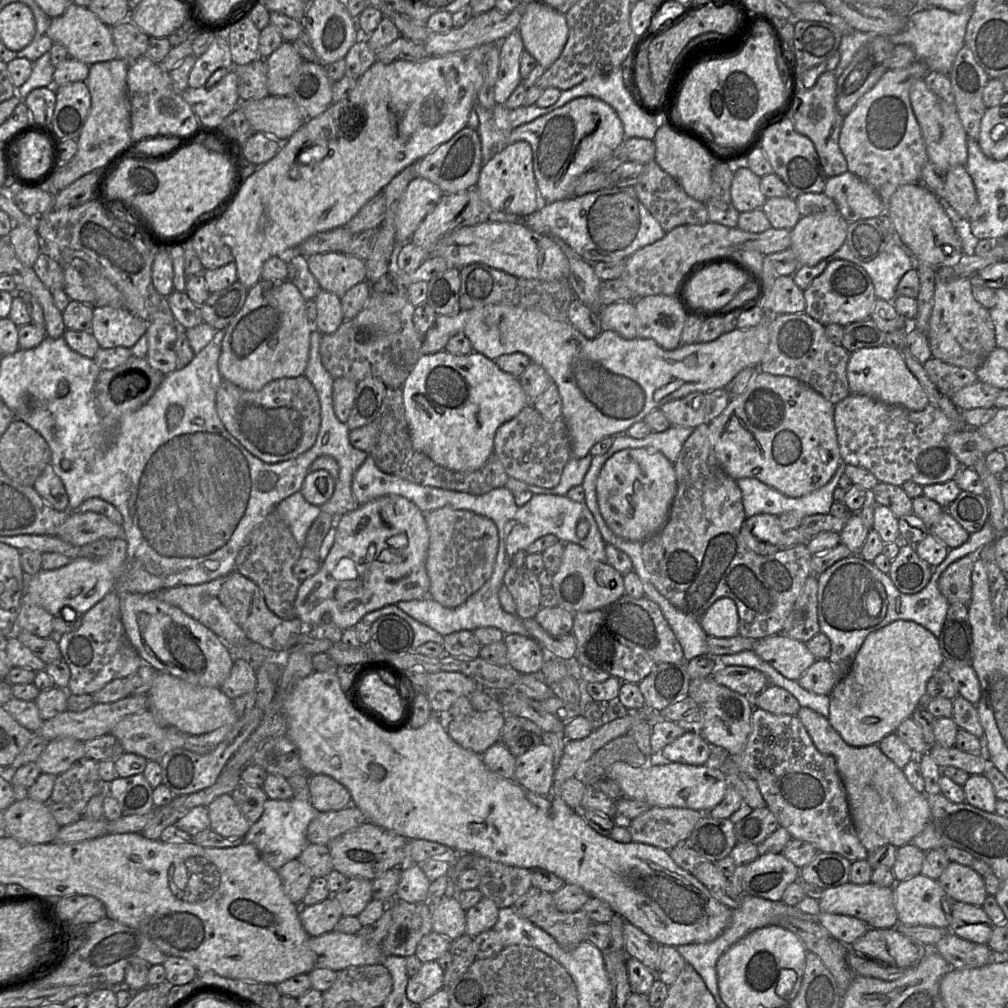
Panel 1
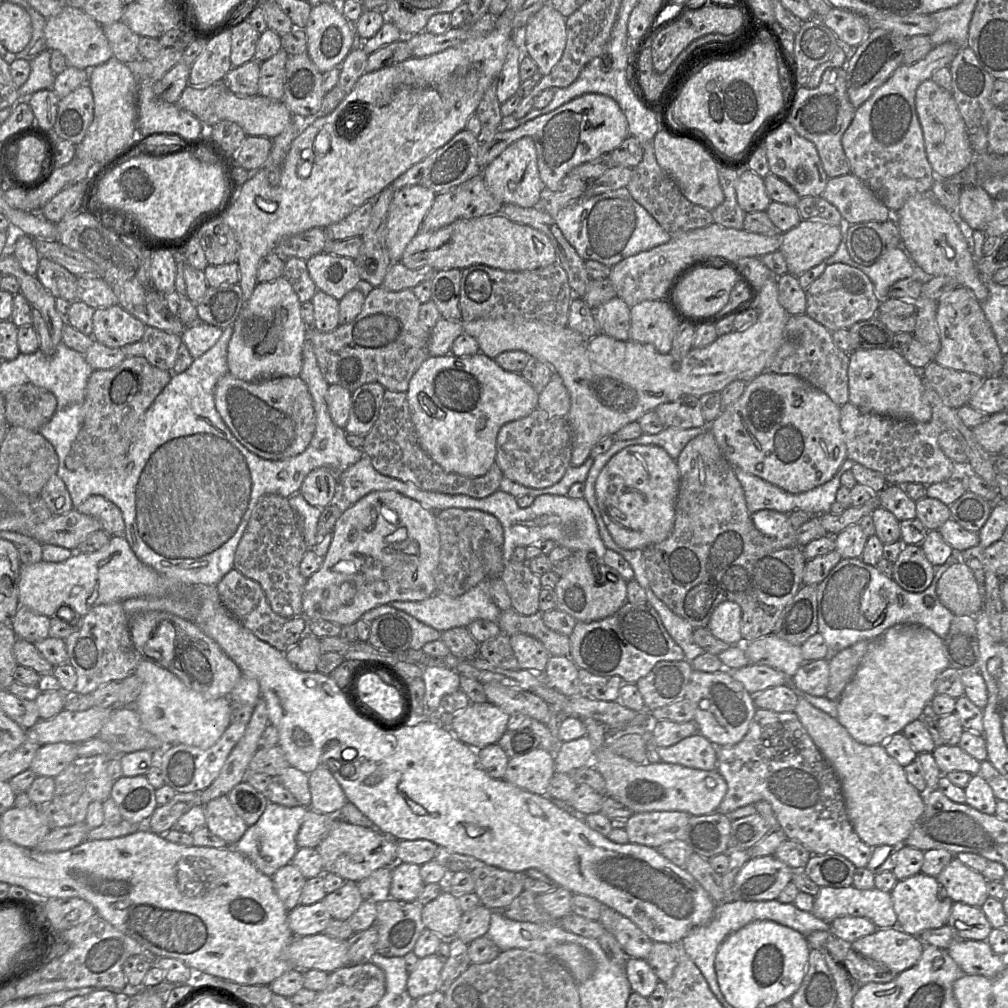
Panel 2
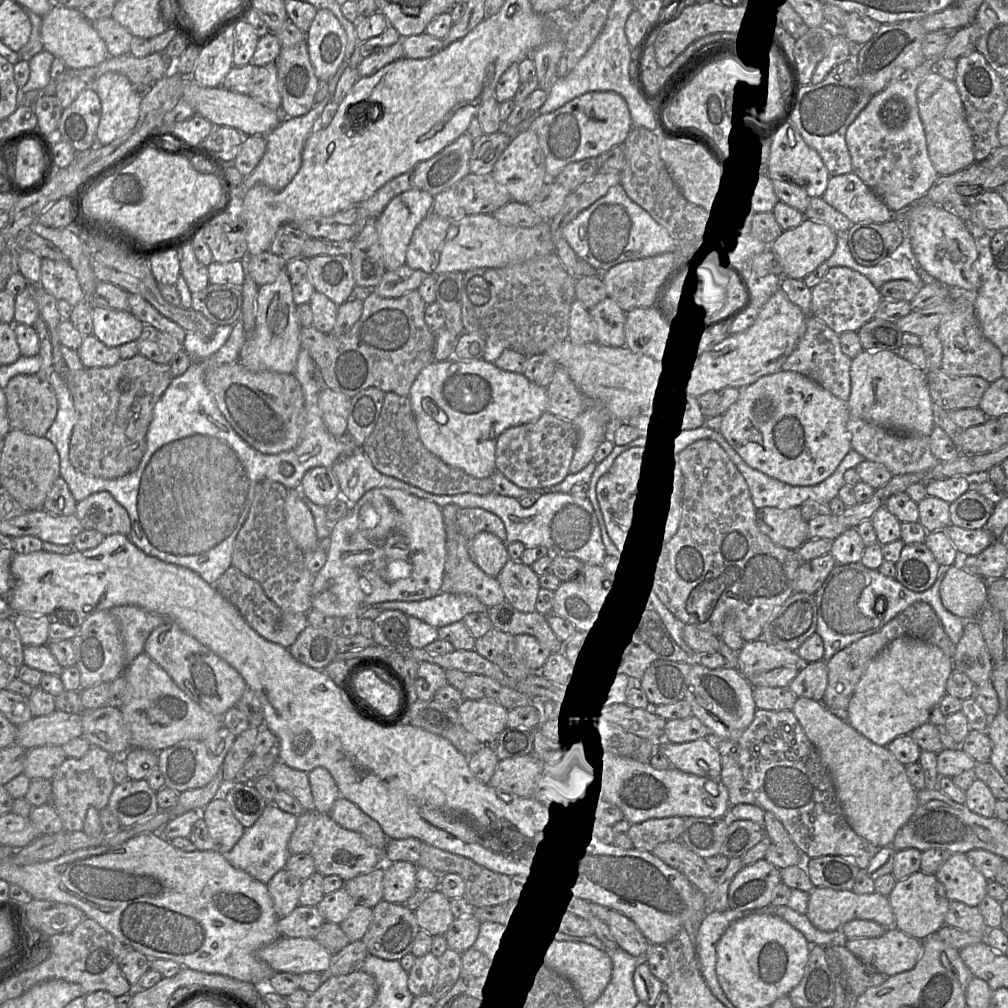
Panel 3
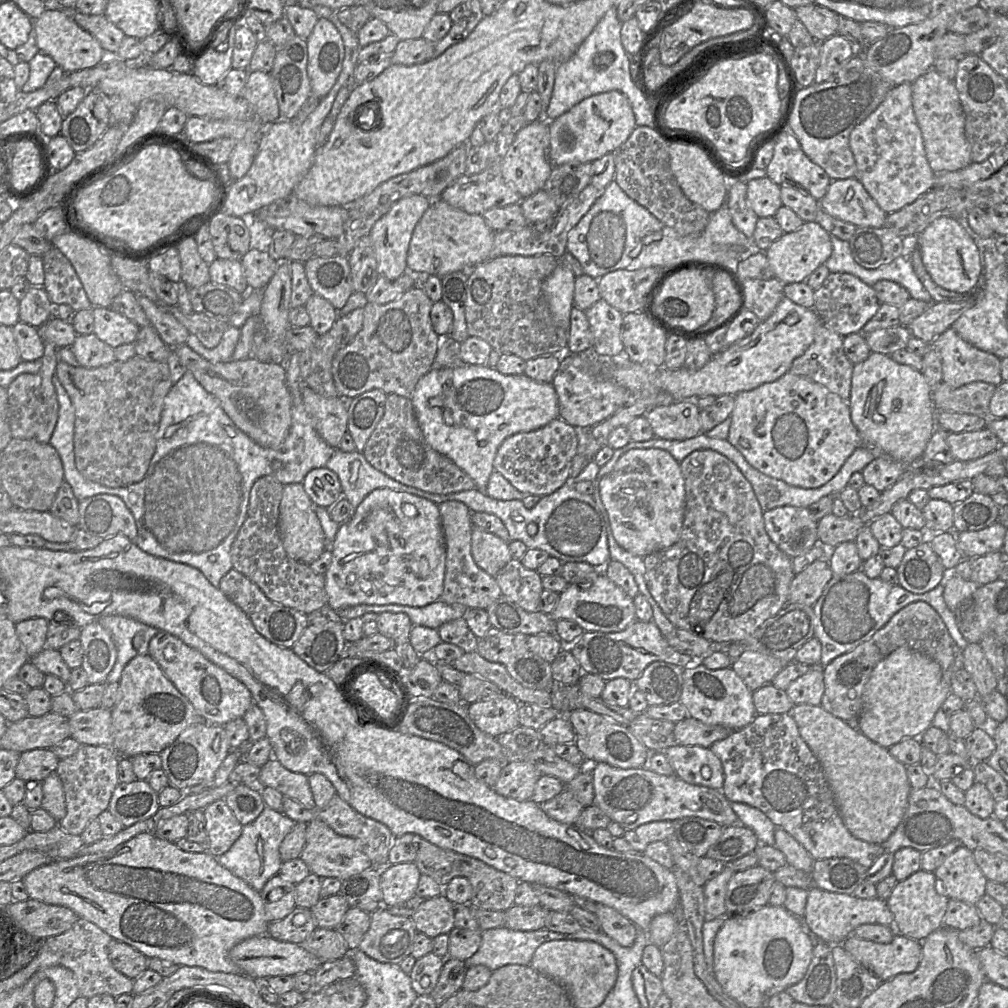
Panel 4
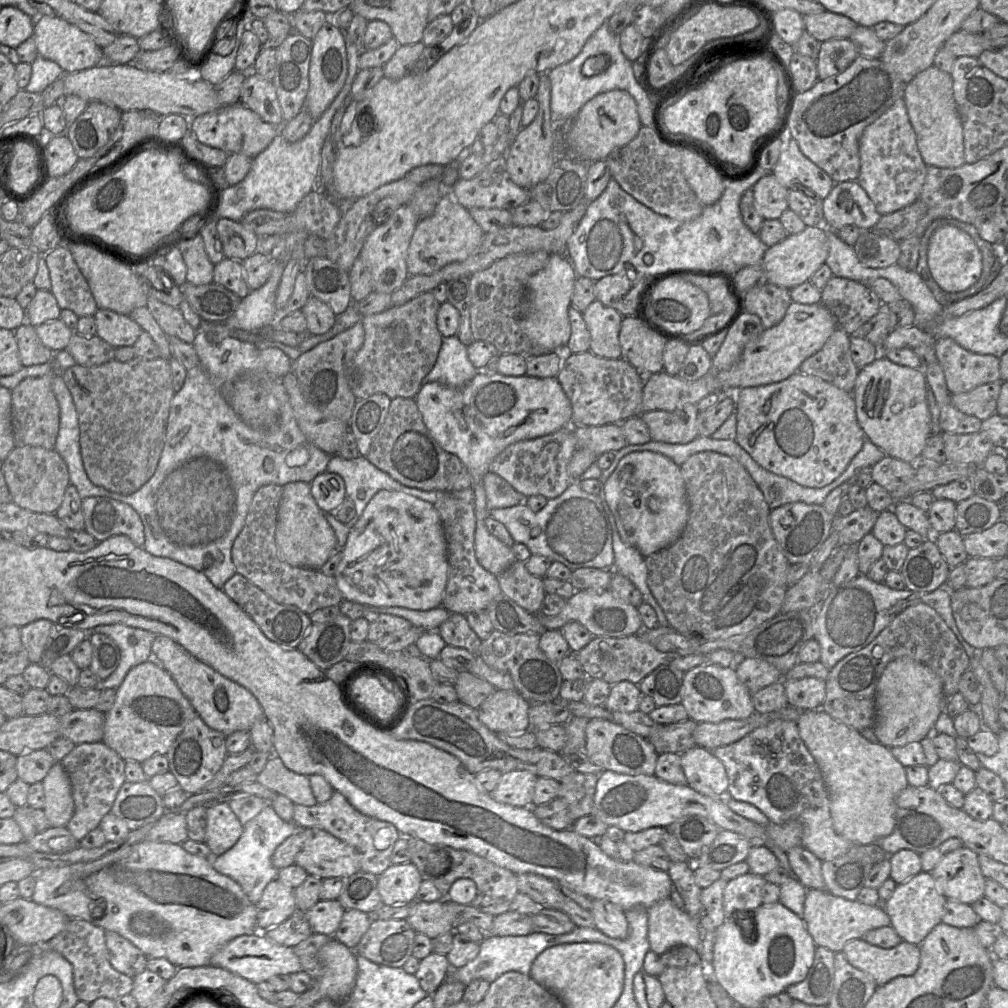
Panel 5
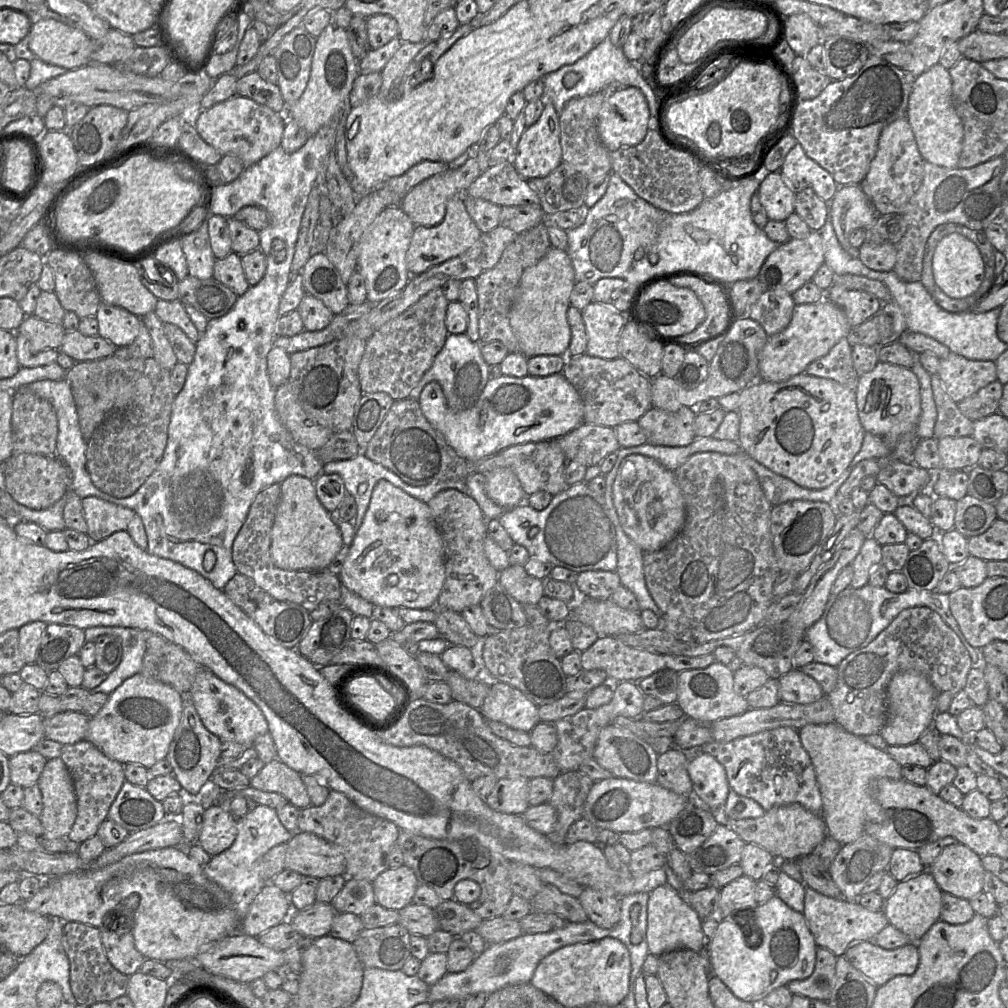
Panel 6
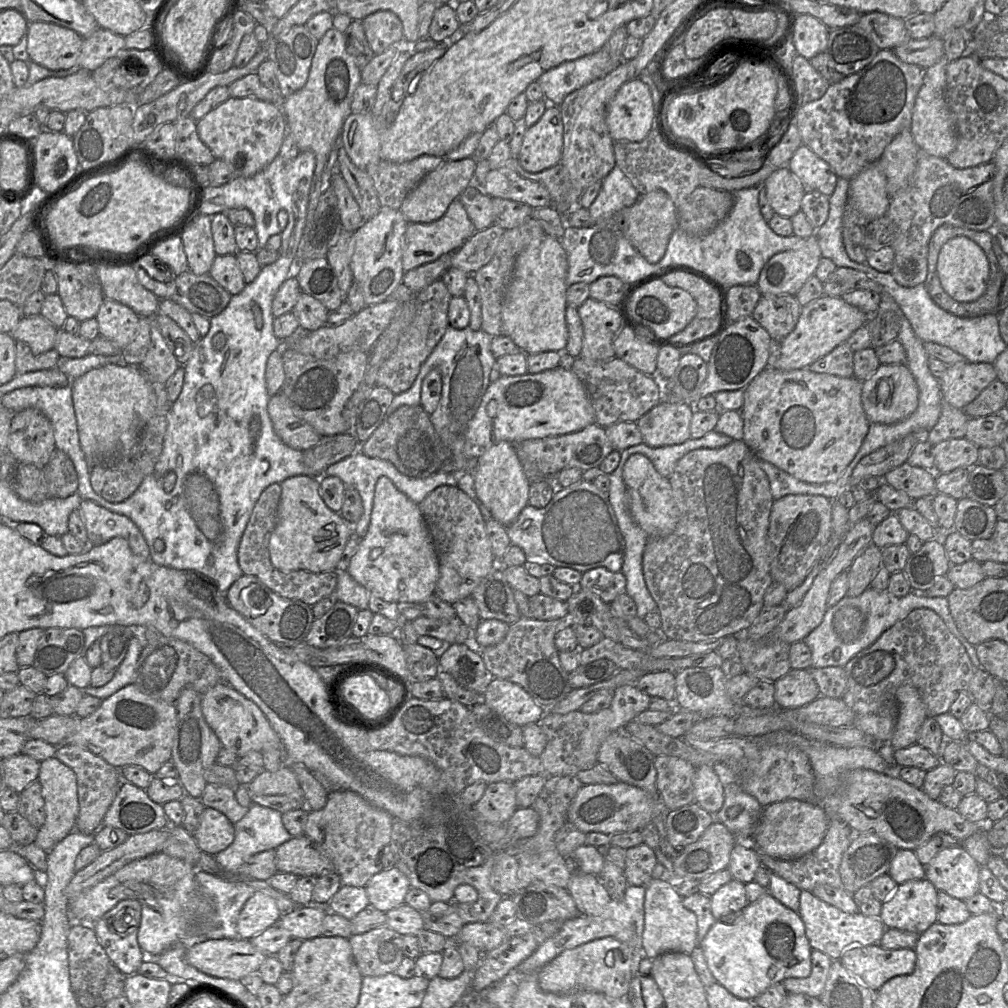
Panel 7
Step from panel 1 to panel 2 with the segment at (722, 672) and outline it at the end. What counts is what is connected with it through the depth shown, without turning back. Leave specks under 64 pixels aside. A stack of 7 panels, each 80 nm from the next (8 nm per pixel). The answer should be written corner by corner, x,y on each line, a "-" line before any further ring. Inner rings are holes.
749,664
729,671
732,677
742,683
750,694
788,683
791,685
792,681
792,677
786,673
765,665

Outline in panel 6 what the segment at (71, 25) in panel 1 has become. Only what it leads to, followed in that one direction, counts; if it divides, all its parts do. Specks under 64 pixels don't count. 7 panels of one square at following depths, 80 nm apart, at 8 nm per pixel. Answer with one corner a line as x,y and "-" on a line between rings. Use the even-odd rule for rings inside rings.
35,19
29,49
48,64
72,70
91,63
92,40
83,31
58,20

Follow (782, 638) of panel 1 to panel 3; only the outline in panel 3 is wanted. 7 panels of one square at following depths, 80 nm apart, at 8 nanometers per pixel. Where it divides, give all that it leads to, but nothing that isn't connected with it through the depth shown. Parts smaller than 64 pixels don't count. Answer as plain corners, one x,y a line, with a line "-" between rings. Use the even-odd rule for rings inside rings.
761,639
748,641
738,652
738,671
746,678
779,667
802,669
809,662
804,661
797,651
777,648

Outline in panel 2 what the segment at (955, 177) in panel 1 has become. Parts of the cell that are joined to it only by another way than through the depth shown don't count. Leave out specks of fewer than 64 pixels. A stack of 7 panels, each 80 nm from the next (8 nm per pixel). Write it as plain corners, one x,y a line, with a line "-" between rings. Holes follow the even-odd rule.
979,185
964,187
959,197
959,214
973,229
983,231
985,225
993,219
993,202
988,193

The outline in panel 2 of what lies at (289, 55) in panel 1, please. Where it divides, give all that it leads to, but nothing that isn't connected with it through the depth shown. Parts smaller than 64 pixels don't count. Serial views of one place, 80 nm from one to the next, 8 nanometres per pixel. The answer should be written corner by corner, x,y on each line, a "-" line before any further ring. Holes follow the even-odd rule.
281,48
268,60
260,63
259,95
282,100
284,95
285,66
289,54

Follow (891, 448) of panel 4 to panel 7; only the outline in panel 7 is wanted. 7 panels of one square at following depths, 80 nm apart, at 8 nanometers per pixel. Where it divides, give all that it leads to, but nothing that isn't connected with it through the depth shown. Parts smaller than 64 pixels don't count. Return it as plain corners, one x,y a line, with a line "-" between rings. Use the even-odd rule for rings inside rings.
881,364
862,382
861,400
870,423
894,424
909,417
917,408
919,389
906,364

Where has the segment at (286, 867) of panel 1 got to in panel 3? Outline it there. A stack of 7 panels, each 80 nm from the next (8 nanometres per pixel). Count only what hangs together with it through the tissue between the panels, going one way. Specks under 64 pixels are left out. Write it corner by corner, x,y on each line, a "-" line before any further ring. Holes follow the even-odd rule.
283,868
268,882
268,892
279,918
290,914
299,905
303,881
286,868

